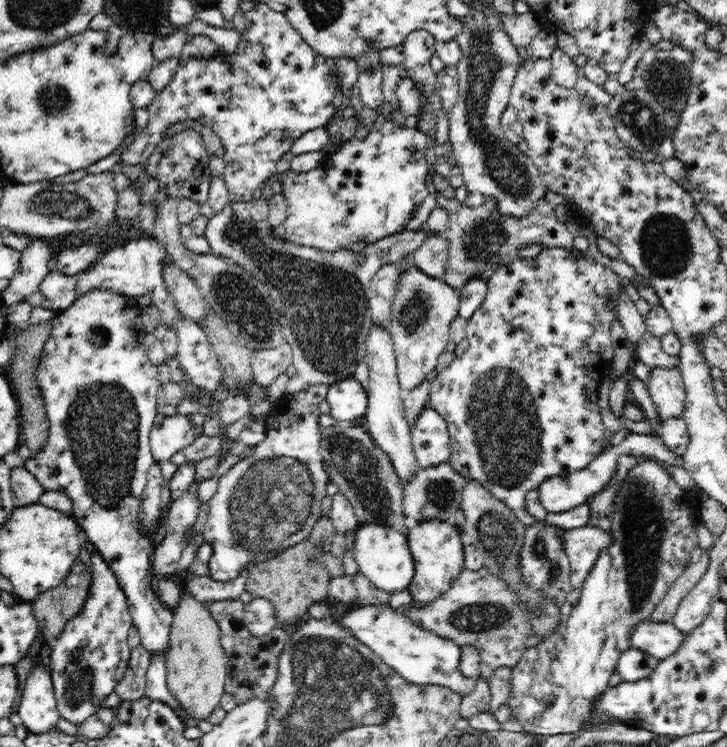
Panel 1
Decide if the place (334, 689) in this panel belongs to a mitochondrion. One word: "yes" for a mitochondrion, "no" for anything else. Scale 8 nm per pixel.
yes

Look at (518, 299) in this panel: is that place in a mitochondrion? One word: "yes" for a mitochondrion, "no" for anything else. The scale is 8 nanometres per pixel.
no

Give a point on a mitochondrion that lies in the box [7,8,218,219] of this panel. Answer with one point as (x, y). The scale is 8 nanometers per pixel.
(53, 98)

